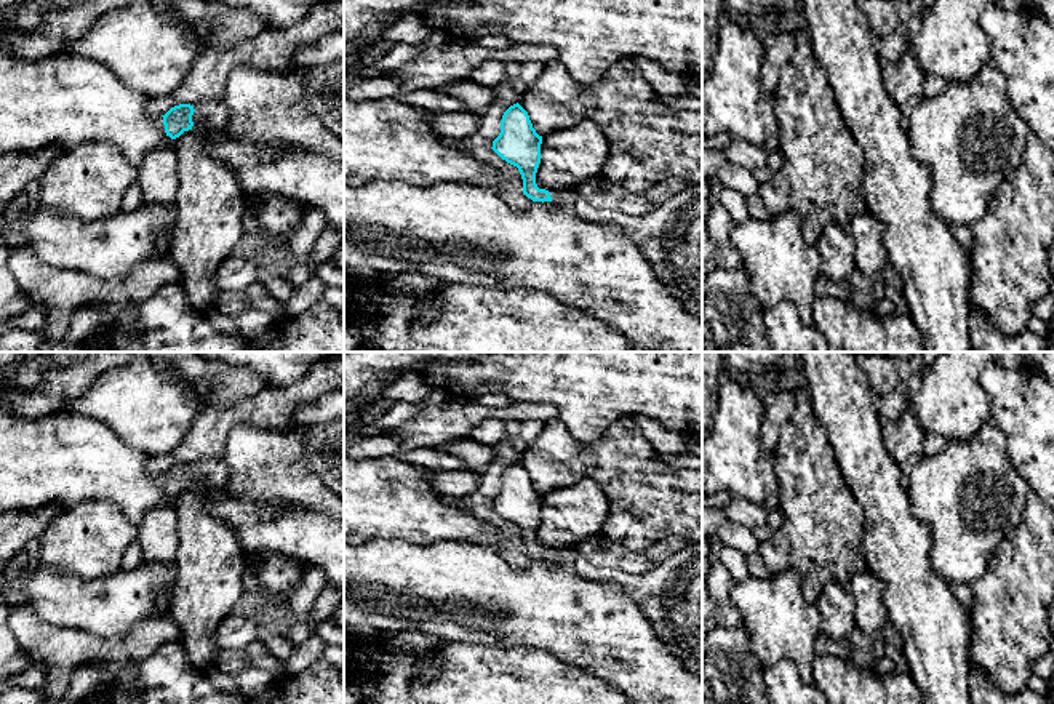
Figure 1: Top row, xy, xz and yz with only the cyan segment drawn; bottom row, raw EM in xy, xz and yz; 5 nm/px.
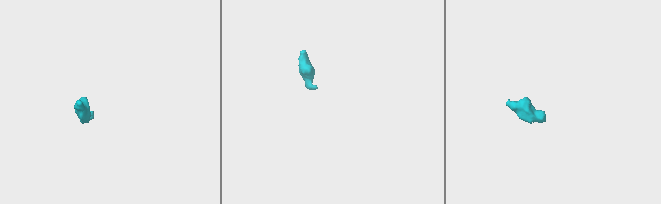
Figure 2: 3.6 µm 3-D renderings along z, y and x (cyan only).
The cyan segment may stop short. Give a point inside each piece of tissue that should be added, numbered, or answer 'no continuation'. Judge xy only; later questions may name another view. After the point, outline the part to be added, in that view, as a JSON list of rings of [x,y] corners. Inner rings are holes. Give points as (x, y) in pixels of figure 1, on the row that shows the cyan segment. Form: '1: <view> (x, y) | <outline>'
1: xy (215, 112) | [[[224,98],[195,104],[194,110],[203,117],[205,125],[211,130],[226,130],[230,118]]]

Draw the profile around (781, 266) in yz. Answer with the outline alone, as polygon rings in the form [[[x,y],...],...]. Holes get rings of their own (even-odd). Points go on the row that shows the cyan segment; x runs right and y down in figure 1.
[[[795,211],[736,224],[731,240],[749,274],[749,288],[761,309],[792,302],[804,325],[814,325],[812,304],[820,277],[820,251],[806,245]]]

